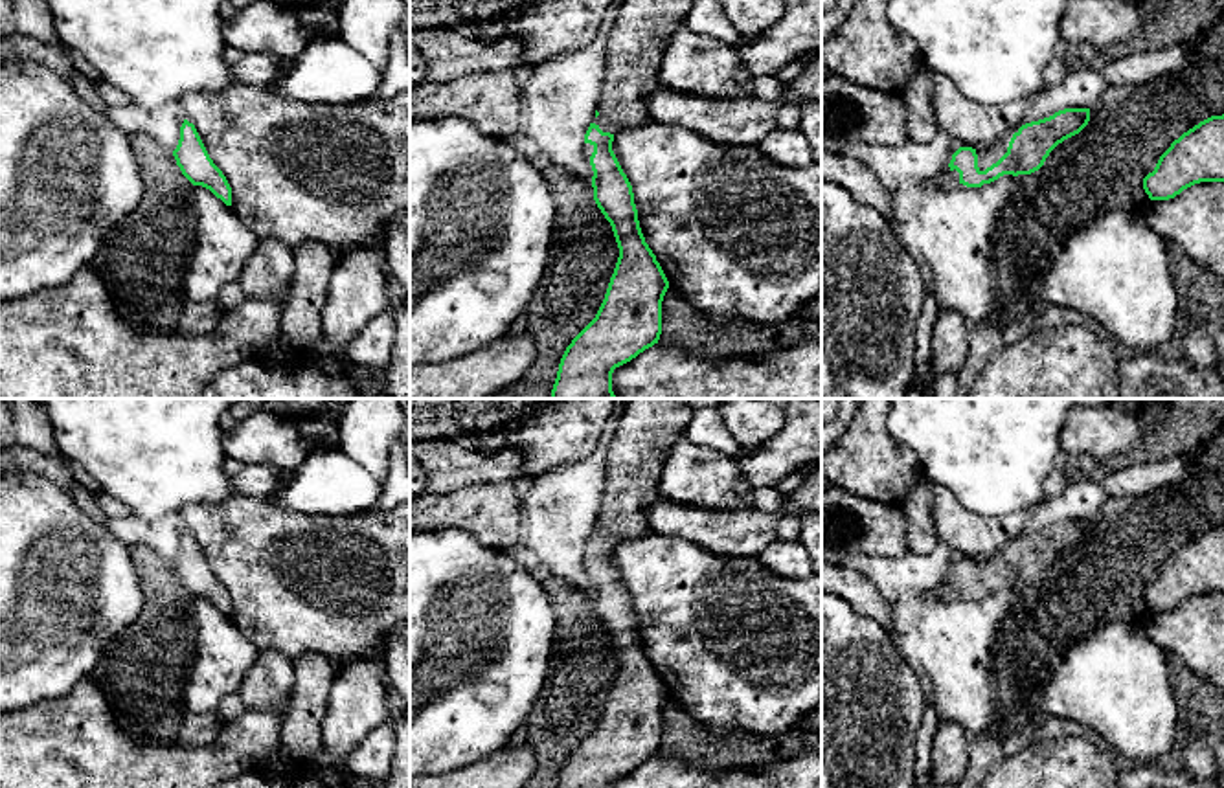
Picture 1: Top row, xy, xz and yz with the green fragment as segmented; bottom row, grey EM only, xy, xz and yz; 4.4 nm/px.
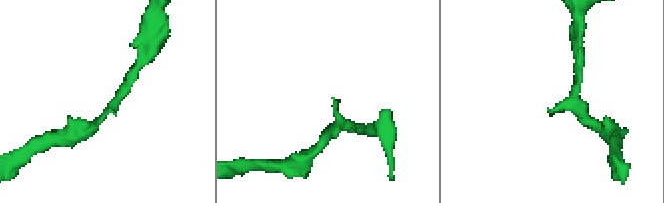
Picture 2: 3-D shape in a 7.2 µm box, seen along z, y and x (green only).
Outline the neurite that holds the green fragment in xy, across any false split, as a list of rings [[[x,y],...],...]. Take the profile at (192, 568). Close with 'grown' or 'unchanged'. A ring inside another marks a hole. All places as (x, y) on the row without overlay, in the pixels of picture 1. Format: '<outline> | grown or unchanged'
[[[184,531],[180,551],[173,562],[182,586],[193,595],[210,601],[226,617],[232,617],[232,599],[222,582],[210,569],[193,535]]] | unchanged

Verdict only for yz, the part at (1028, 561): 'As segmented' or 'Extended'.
Extended

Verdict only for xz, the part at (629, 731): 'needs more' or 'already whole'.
needs more

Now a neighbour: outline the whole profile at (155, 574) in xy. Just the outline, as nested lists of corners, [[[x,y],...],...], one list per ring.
[[[138,546],[132,555],[143,591],[142,612],[105,647],[88,678],[101,689],[127,735],[143,744],[171,744],[187,716],[184,687],[197,647],[195,597],[182,586],[173,564],[154,551]]]

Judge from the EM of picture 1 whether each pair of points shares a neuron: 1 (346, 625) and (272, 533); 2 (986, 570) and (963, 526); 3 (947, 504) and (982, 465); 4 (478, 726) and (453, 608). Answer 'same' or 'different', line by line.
1: same
2: different
3: different
4: same

